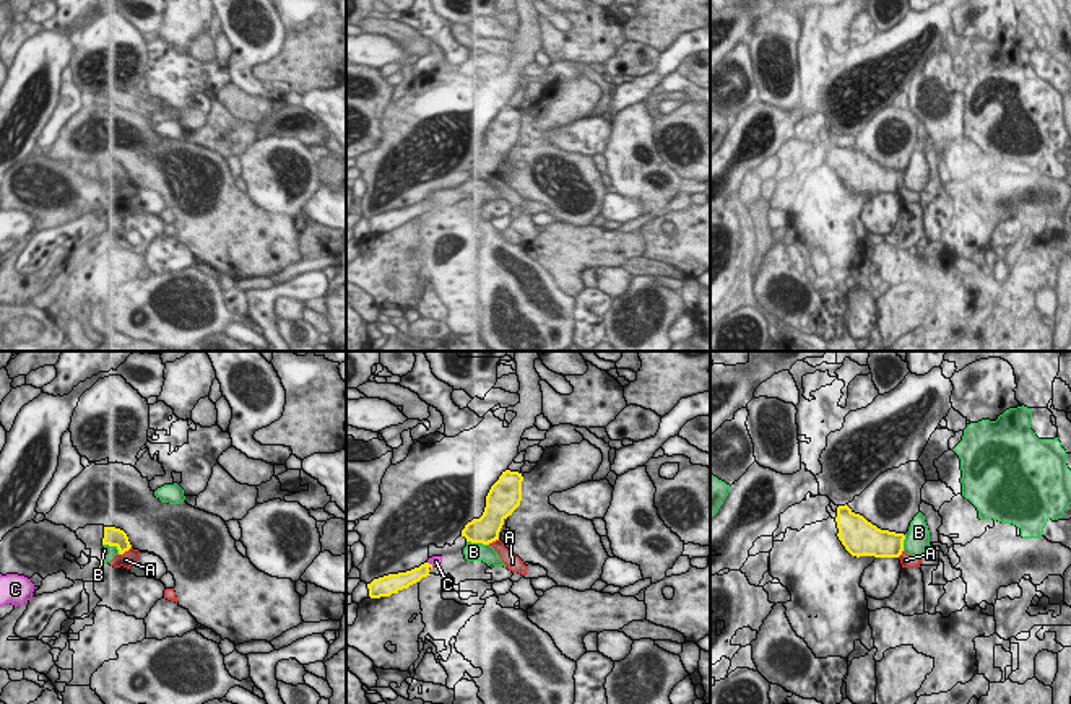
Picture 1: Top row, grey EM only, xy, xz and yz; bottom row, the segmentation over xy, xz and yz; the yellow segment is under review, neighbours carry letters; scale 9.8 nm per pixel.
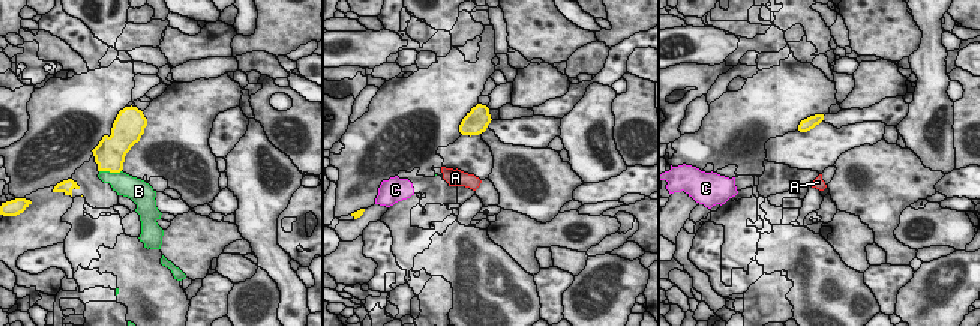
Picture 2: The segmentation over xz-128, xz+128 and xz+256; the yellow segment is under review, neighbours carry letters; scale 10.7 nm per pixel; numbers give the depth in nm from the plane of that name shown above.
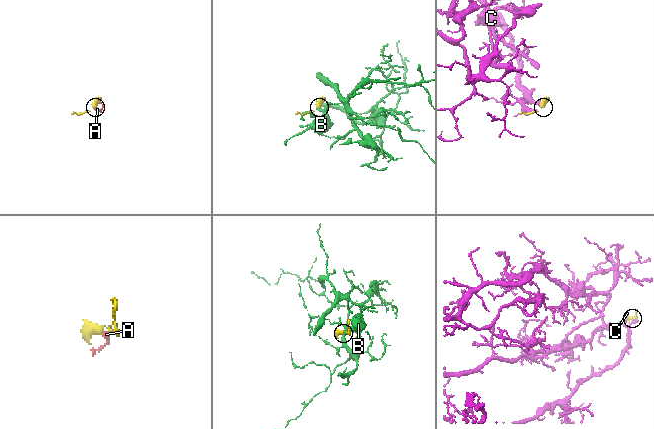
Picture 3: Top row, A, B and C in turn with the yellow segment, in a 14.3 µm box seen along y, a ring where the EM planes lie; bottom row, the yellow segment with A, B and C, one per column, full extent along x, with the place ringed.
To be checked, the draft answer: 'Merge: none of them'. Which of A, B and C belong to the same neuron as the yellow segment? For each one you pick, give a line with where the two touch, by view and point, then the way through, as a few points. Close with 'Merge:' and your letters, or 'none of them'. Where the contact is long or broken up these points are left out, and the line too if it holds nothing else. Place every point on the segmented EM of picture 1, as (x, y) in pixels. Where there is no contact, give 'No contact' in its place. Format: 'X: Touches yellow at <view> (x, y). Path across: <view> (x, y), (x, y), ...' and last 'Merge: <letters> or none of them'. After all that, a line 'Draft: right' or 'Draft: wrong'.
Merge: none of them.
Draft: right

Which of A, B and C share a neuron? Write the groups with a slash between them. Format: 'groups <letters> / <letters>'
groups A / B C

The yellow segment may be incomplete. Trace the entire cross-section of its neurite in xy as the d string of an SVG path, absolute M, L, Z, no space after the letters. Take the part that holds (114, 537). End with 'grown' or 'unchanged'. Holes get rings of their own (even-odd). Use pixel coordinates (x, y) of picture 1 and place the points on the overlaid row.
M104 527L102 545L115 546L119 554L124 554L132 548L127 533L115 527Z; unchanged

